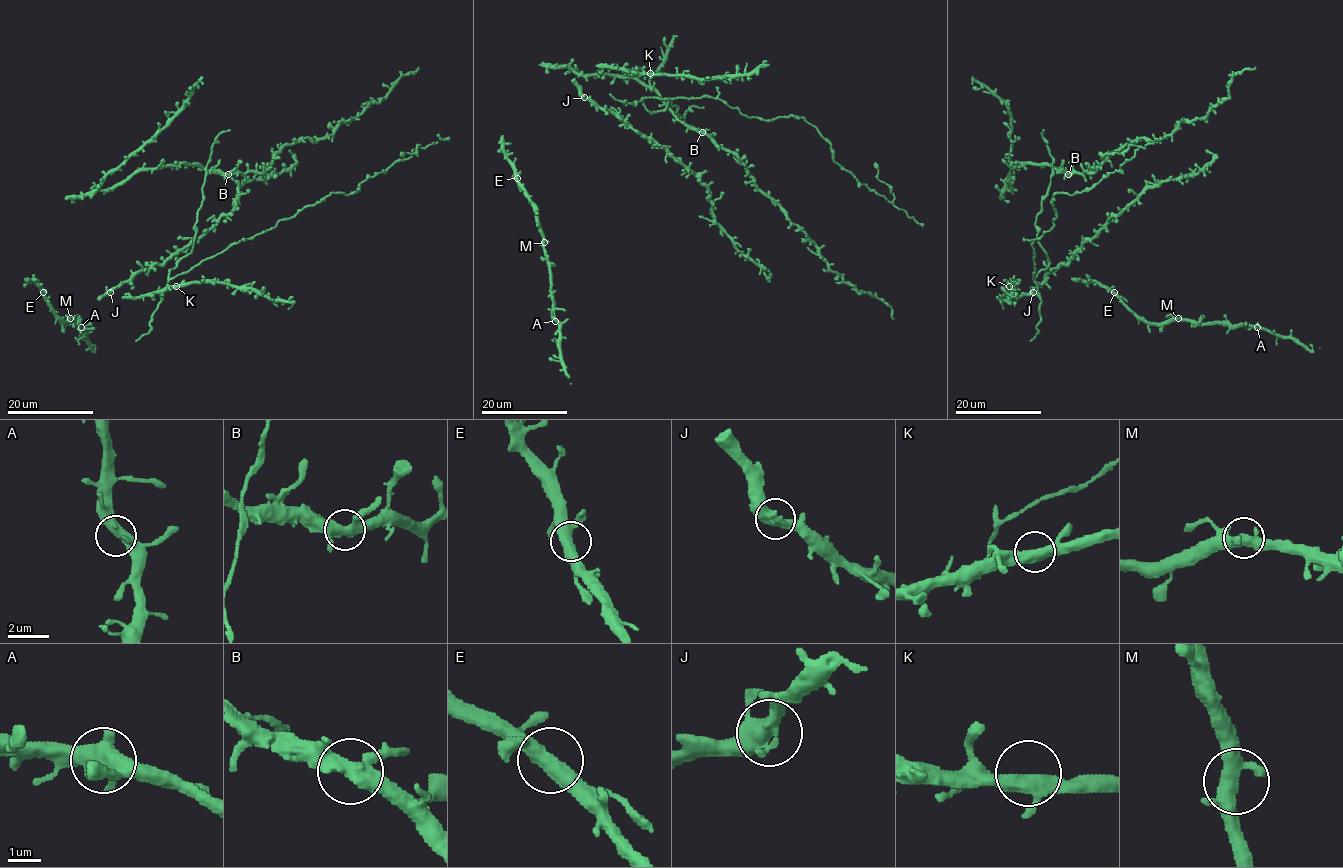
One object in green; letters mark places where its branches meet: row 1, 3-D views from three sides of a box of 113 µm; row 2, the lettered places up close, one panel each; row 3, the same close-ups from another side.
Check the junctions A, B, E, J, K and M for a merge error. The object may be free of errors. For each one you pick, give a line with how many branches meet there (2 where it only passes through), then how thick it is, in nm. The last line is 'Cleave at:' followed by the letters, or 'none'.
Cleave at: none

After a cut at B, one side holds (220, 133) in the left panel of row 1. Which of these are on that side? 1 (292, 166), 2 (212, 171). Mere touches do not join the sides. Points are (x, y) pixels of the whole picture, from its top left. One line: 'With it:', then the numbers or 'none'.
With it: 1, 2

